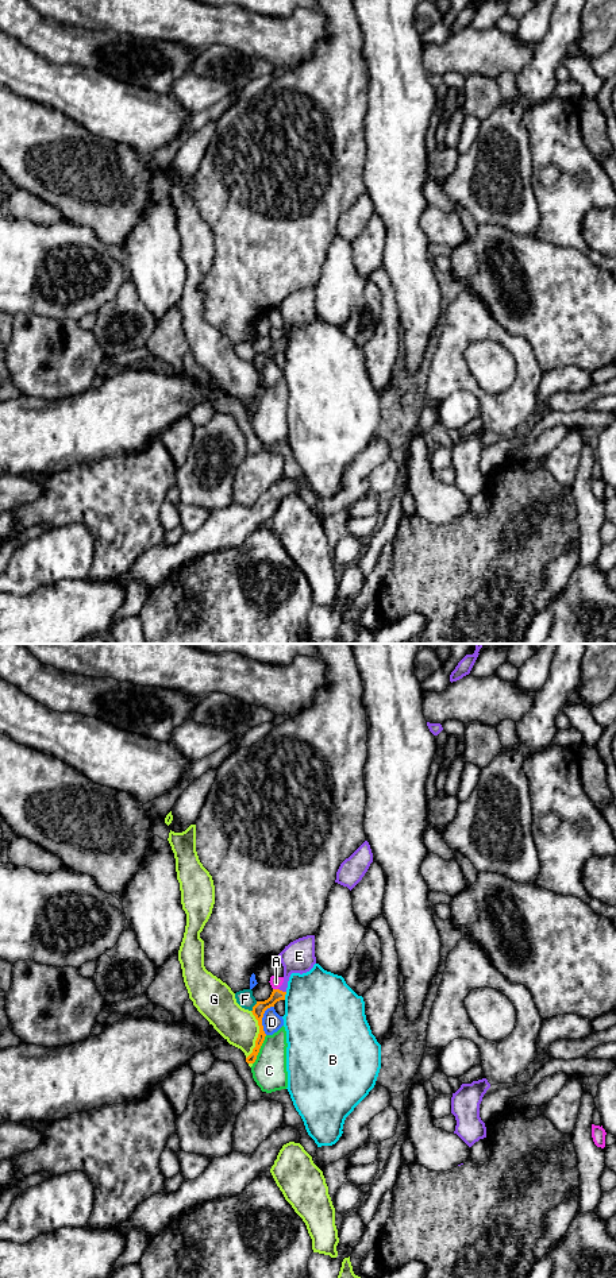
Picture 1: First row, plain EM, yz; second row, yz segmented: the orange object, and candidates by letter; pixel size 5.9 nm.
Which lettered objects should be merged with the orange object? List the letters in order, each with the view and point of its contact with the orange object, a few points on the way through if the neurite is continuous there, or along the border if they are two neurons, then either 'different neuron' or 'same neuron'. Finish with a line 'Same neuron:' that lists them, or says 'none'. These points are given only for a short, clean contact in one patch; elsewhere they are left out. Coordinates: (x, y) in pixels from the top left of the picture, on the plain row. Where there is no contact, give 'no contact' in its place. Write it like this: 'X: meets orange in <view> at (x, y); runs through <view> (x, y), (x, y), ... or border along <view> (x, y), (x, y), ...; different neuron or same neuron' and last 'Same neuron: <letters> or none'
A: meets orange in yz at (276, 342); border along yz (273, 340), (277, 342); different neuron
B: meets orange in yz at (284, 348); border along yz (287, 344), (284, 351); different neuron
C: meets orange in yz at (258, 402); border along yz (266, 387), (253, 416); different neuron
D: meets orange in yz at (261, 371); different neuron
E: meets orange in yz at (281, 343); runs through yz (258, 362), (281, 343), (287, 324), (299, 308); same neuron
F: meets orange in yz at (253, 359); border along yz (257, 354), (251, 363); different neuron
G: meets orange in yz at (258, 387); different neuron
Same neuron: E

